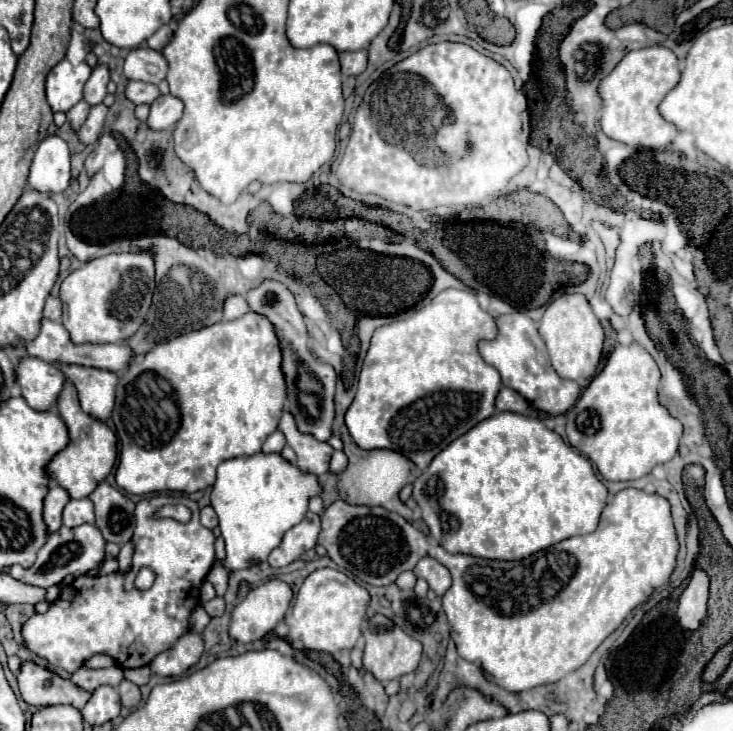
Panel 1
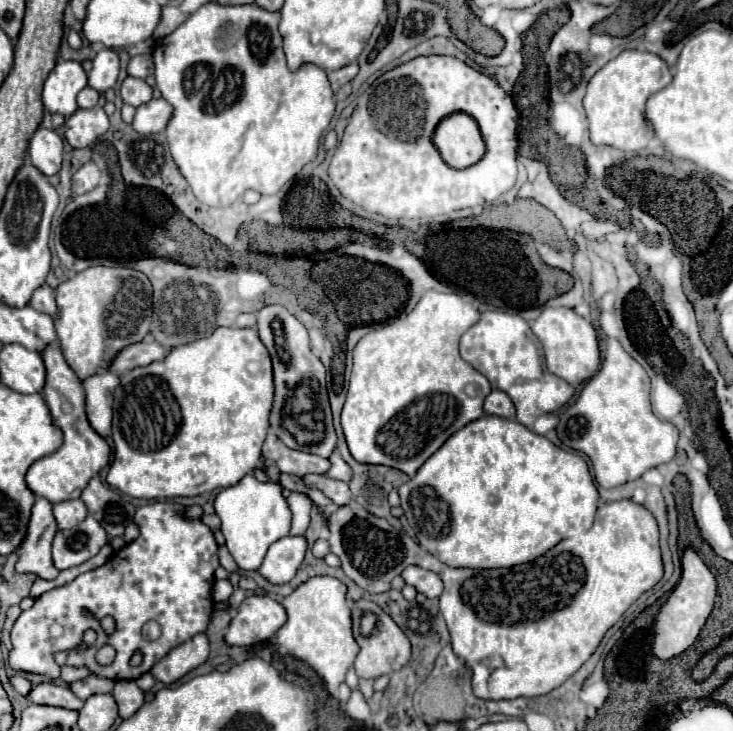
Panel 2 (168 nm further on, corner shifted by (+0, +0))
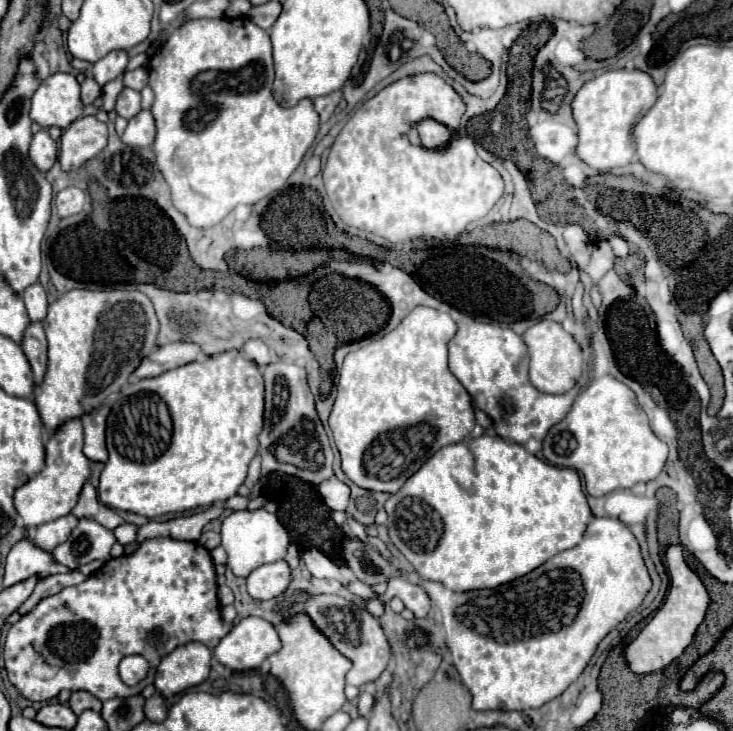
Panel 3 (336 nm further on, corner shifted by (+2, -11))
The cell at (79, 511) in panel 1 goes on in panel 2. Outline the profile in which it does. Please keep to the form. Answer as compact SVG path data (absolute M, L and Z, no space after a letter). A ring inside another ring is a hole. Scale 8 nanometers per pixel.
M67 500L67 502L59 502L53 506L53 516L57 520L59 530L67 530L73 528L75 524L83 522L87 518L87 506L83 504L83 500Z

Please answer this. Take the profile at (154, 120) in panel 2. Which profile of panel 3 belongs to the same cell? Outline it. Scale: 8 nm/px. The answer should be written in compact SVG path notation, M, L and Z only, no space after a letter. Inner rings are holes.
M141 111L133 119L129 119L129 125L121 139L131 147L151 147L155 131L157 129L153 127L151 111Z

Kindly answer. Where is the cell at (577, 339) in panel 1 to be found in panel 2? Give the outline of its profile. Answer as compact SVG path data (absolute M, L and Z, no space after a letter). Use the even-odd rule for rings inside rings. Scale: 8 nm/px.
M545 308L537 320L531 322L531 330L539 338L545 350L545 362L547 370L563 380L567 380L571 386L581 386L585 380L589 380L601 362L599 354L599 342L597 342L597 332L593 324L579 316L573 308Z

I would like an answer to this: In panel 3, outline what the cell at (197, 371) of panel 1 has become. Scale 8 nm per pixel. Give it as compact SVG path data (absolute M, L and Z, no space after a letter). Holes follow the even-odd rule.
M227 351L221 355L211 355L207 359L201 361L193 361L187 363L183 367L165 371L157 377L147 377L147 379L139 379L137 383L129 383L125 389L121 389L115 397L115 403L111 405L111 411L107 415L107 451L109 451L109 459L105 463L99 480L99 501L111 509L119 509L119 511L131 511L143 517L157 517L157 515L165 515L165 513L183 513L195 507L209 507L217 501L227 501L229 497L233 497L239 489L239 485L245 481L247 477L247 467L249 461L257 455L257 431L261 431L261 419L263 419L263 377L261 371L255 363L247 361L239 351ZM159 401L163 401L167 405L169 417L171 417L171 431L151 431L161 427L159 423Z

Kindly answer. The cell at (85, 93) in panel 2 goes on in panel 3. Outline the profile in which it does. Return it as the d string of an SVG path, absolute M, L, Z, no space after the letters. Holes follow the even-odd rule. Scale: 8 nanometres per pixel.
M87 73L85 81L81 83L81 99L83 99L83 103L85 103L85 105L91 105L99 95L101 95L99 83L93 79L93 75Z

